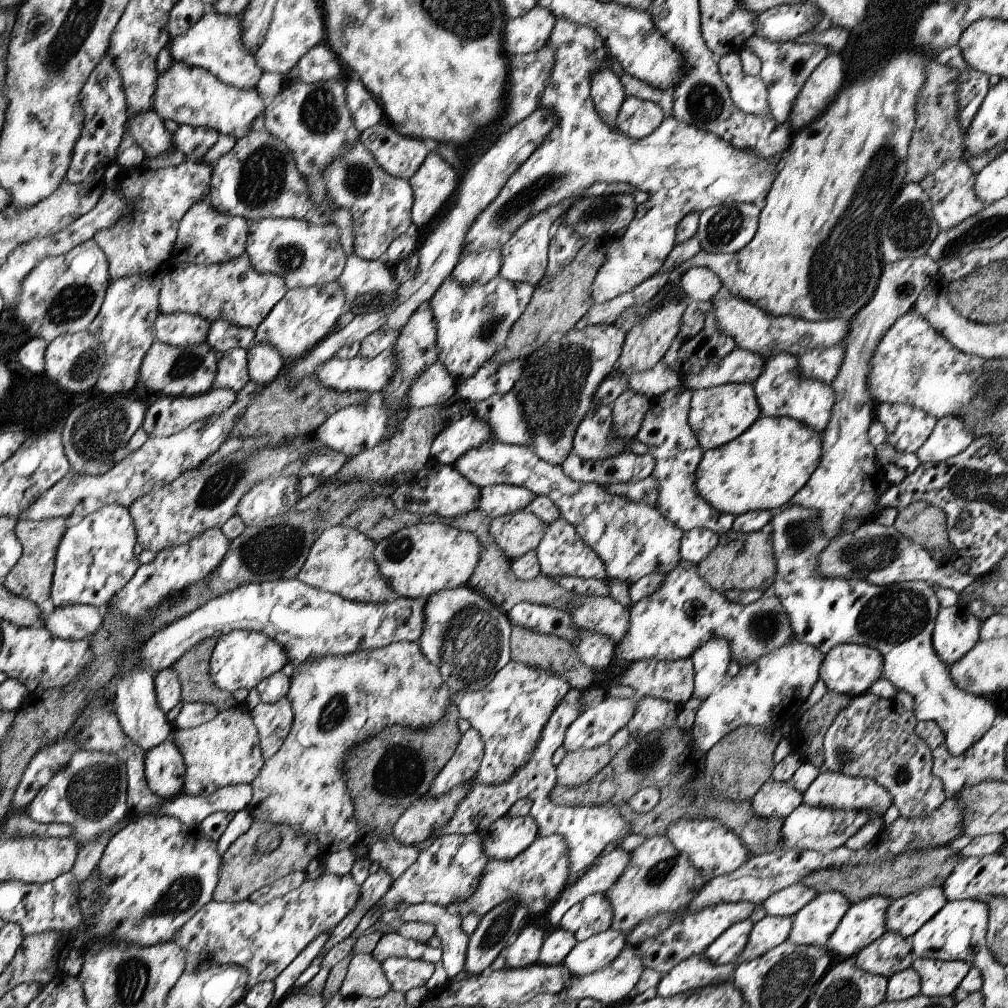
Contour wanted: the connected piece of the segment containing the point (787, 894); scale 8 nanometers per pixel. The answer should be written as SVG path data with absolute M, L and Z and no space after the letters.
M799 882L771 895L761 905L764 907L766 915L792 917L808 902L811 902L817 894L813 889Z

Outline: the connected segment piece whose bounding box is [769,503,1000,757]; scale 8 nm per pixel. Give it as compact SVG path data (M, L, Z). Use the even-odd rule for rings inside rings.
M793 503L771 511L770 526L775 559L773 592L785 609L796 641L814 646L826 655L834 646L845 643L874 648L883 659L883 678L898 691L905 691L913 698L913 712L917 721L936 722L945 735L947 750L954 757L963 754L993 726L999 711L988 698L980 697L958 689L949 676L949 668L933 650L931 639L935 619L941 610L935 590L926 582L907 581L892 585L872 585L861 579L826 578L819 573L818 556L831 544L823 533L820 514Z

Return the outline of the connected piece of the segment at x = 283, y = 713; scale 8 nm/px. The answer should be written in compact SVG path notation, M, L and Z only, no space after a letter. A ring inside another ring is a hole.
M283 697L274 703L260 702L250 712L260 734L264 760L280 751L280 746L291 732L294 714L290 702Z

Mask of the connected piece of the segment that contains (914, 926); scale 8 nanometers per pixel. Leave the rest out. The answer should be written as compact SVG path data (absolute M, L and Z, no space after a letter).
M928 886L918 892L903 895L888 906L885 930L900 934L903 938L912 938L947 901L939 886Z

